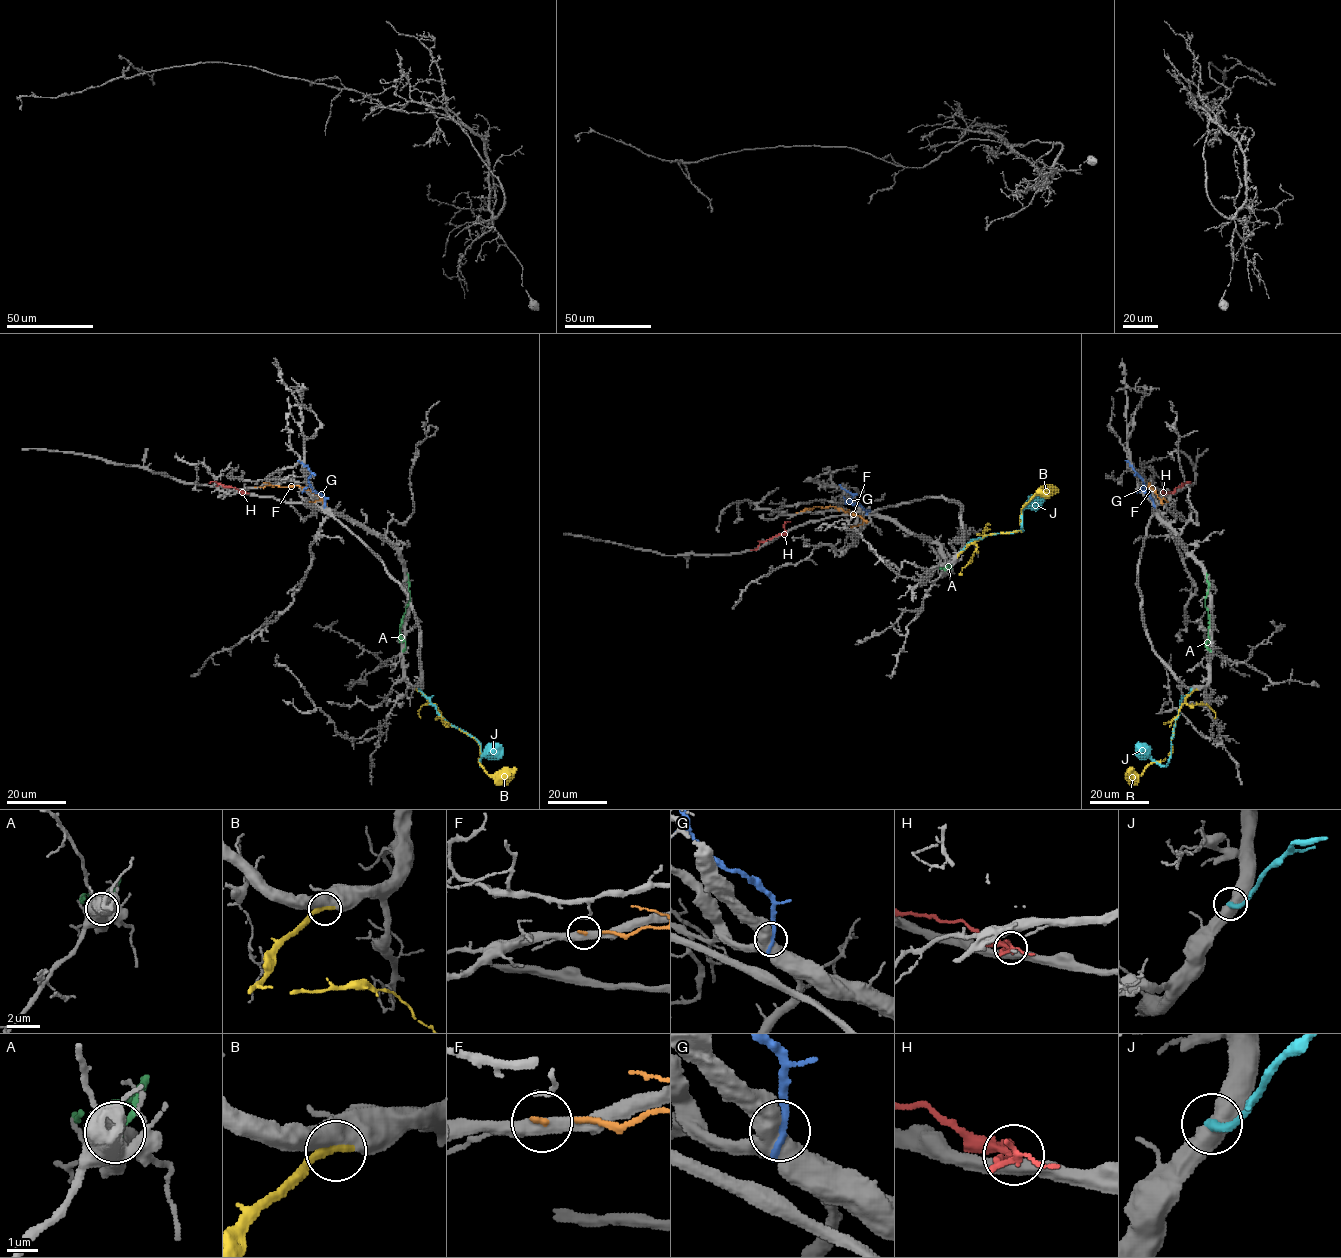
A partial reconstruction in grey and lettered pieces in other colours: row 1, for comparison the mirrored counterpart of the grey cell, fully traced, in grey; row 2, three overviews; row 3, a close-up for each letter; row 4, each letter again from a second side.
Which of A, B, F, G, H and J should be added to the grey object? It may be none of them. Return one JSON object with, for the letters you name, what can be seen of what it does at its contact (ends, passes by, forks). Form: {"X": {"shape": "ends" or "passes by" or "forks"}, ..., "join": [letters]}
{"B": {"shape": "ends"}, "join": ["B"]}

